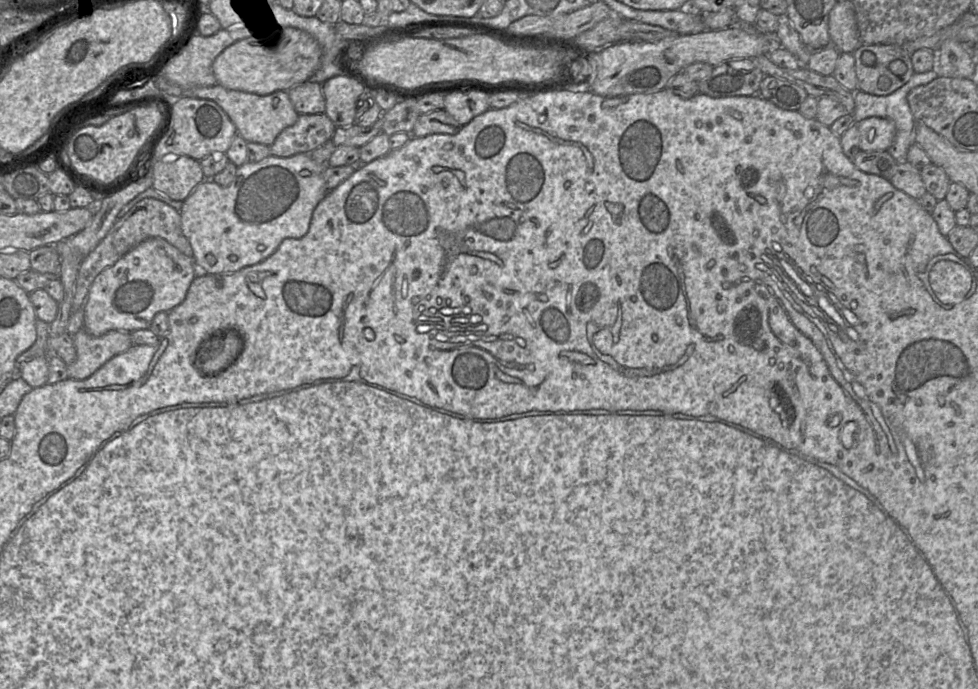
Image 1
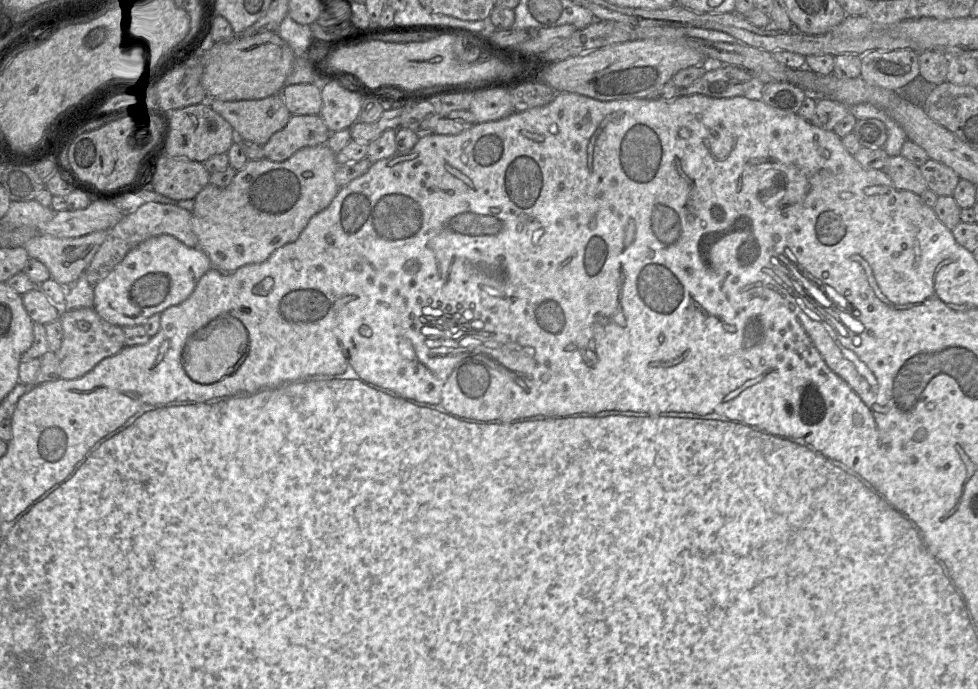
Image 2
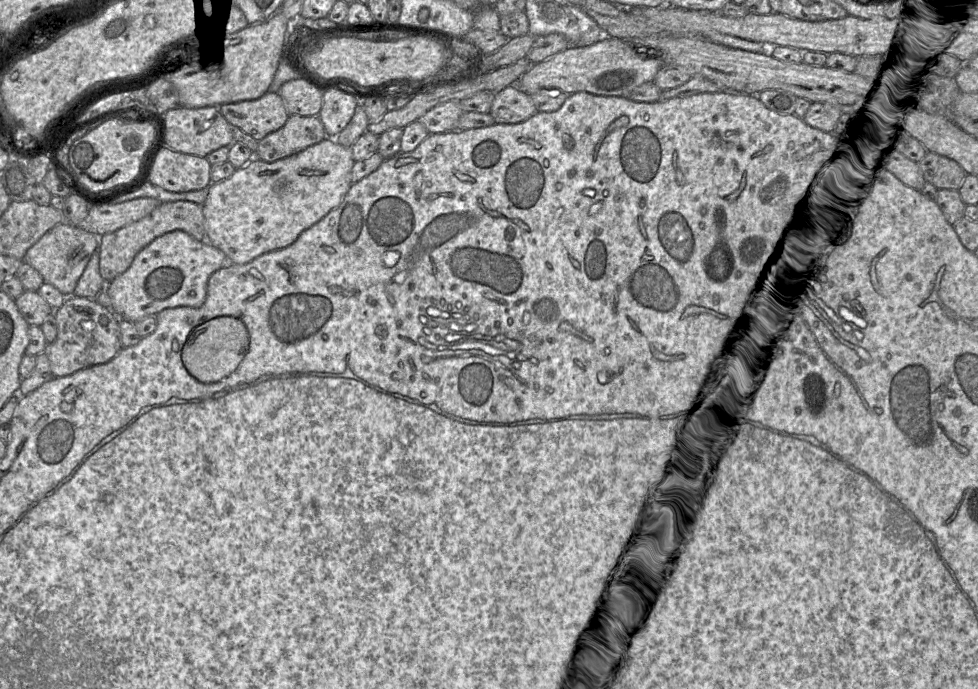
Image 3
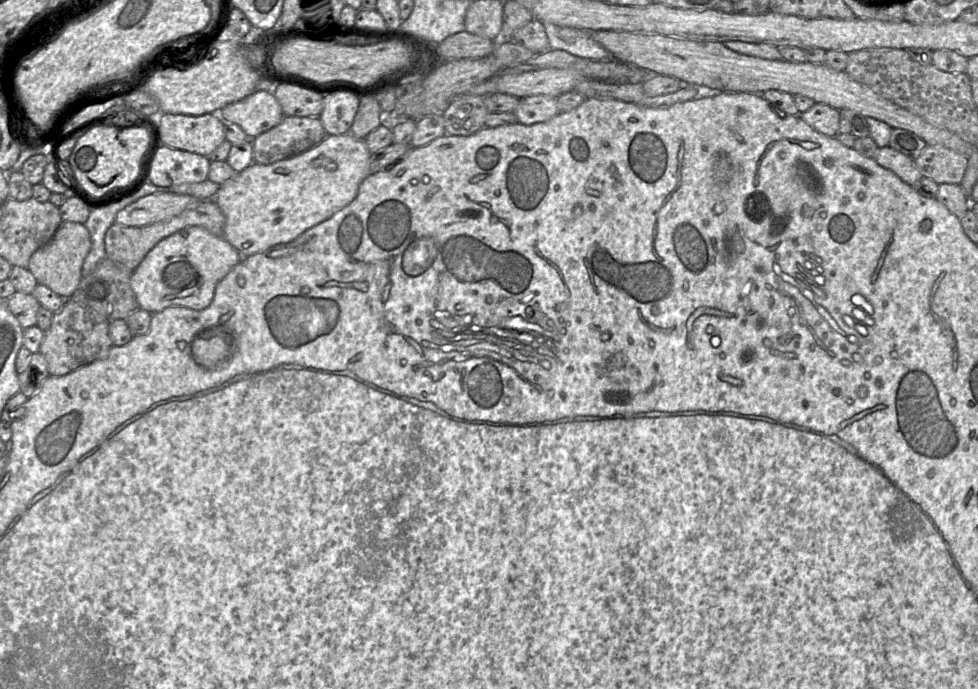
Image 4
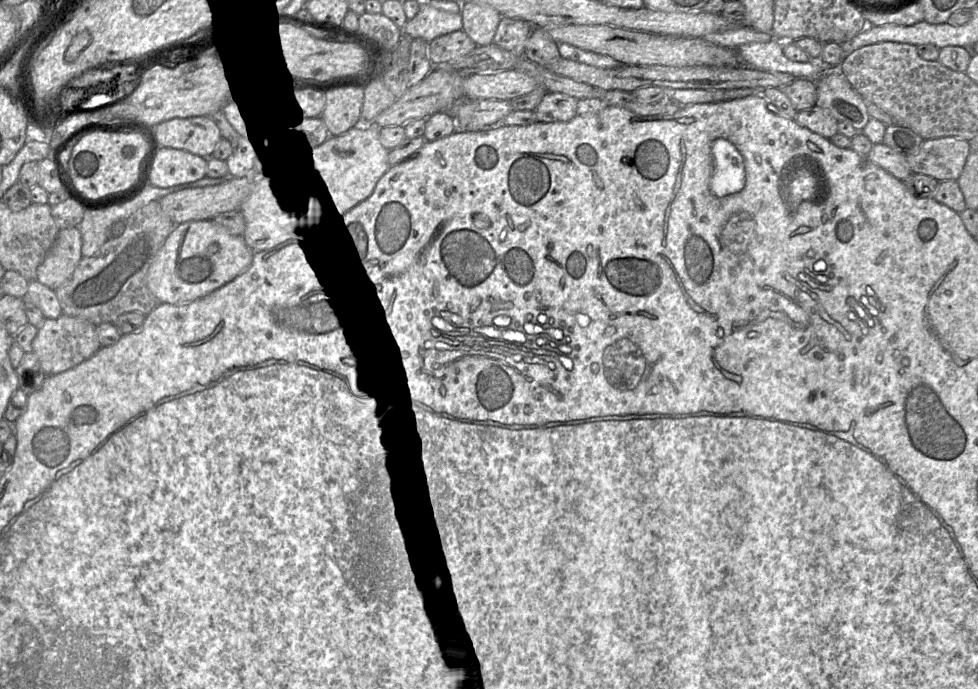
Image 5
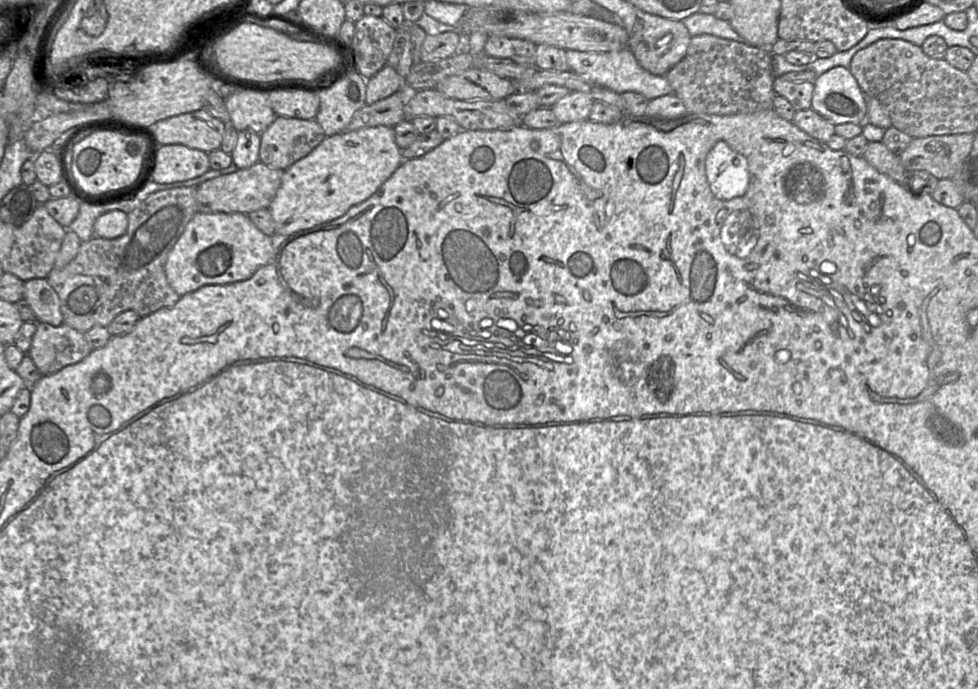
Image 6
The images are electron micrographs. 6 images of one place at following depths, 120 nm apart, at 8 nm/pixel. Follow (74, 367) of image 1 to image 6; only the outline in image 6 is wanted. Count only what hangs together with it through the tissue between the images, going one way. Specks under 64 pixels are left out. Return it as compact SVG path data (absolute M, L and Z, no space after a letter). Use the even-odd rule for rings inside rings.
M36 321L36 327L27 355L31 357L42 376L76 364L93 351L84 333L66 324L52 326Z

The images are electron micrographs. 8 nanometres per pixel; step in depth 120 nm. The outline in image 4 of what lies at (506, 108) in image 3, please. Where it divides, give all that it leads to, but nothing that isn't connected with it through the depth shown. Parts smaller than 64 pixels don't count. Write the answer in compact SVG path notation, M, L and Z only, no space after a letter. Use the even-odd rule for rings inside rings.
M545 95L520 98L518 106L512 113L515 114L517 122L524 125L549 121L559 114L556 98Z

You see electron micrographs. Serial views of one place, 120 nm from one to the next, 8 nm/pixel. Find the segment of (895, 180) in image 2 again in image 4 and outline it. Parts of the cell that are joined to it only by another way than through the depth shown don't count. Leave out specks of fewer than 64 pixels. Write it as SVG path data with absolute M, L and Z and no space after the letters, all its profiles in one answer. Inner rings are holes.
M890 146L878 147L874 160L909 185L914 185L922 178L915 161Z

